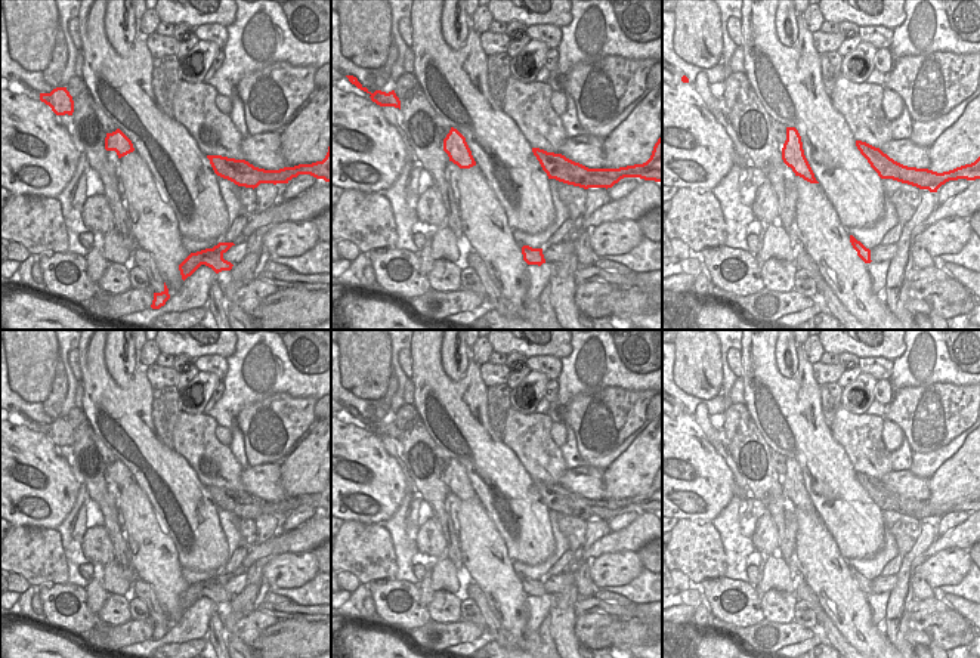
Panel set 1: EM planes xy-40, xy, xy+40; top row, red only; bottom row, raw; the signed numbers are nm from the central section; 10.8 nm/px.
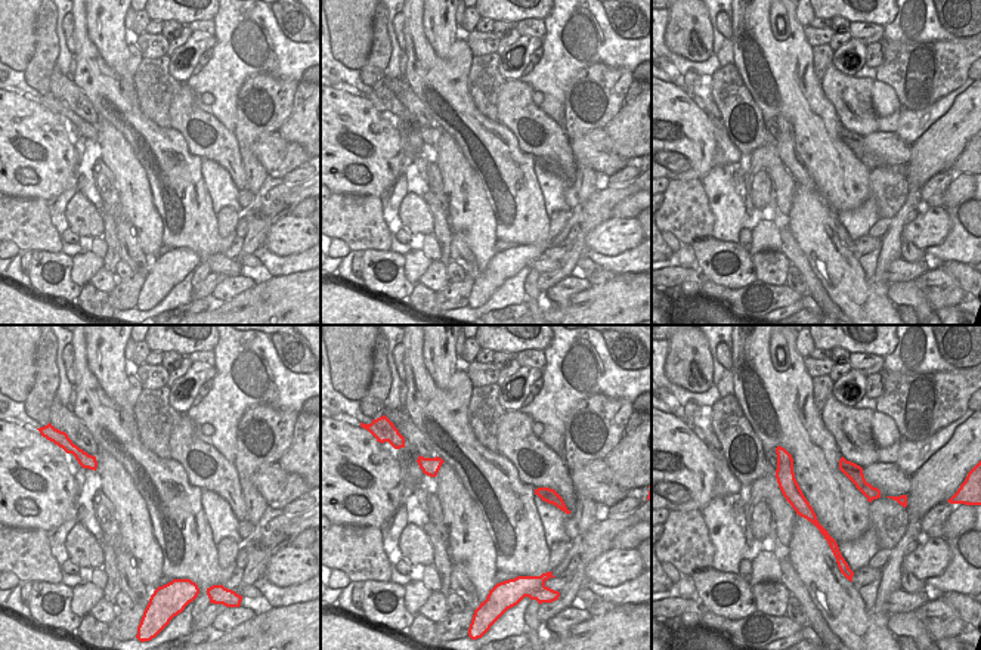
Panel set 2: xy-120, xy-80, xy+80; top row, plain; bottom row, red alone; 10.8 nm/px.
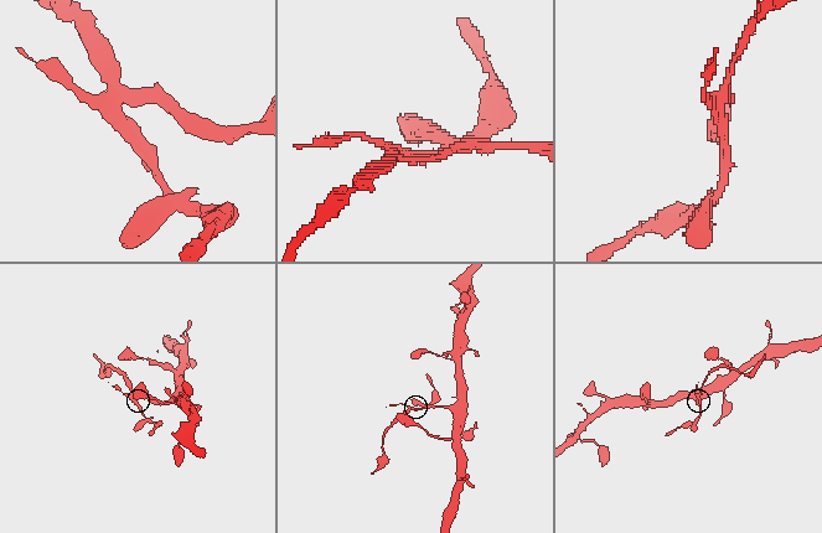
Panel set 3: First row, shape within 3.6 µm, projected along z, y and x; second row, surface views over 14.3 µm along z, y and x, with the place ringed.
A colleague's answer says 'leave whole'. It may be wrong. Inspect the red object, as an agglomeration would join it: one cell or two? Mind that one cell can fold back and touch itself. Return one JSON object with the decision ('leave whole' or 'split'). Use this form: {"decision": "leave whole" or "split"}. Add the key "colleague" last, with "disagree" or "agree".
{"decision": "split", "colleague": "disagree"}

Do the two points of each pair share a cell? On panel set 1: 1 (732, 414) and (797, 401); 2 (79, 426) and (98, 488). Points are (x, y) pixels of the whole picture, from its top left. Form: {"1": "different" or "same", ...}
{"1": "different", "2": "same"}

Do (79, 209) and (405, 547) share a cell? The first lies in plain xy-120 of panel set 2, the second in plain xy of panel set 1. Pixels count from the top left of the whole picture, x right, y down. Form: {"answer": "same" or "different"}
{"answer": "different"}

